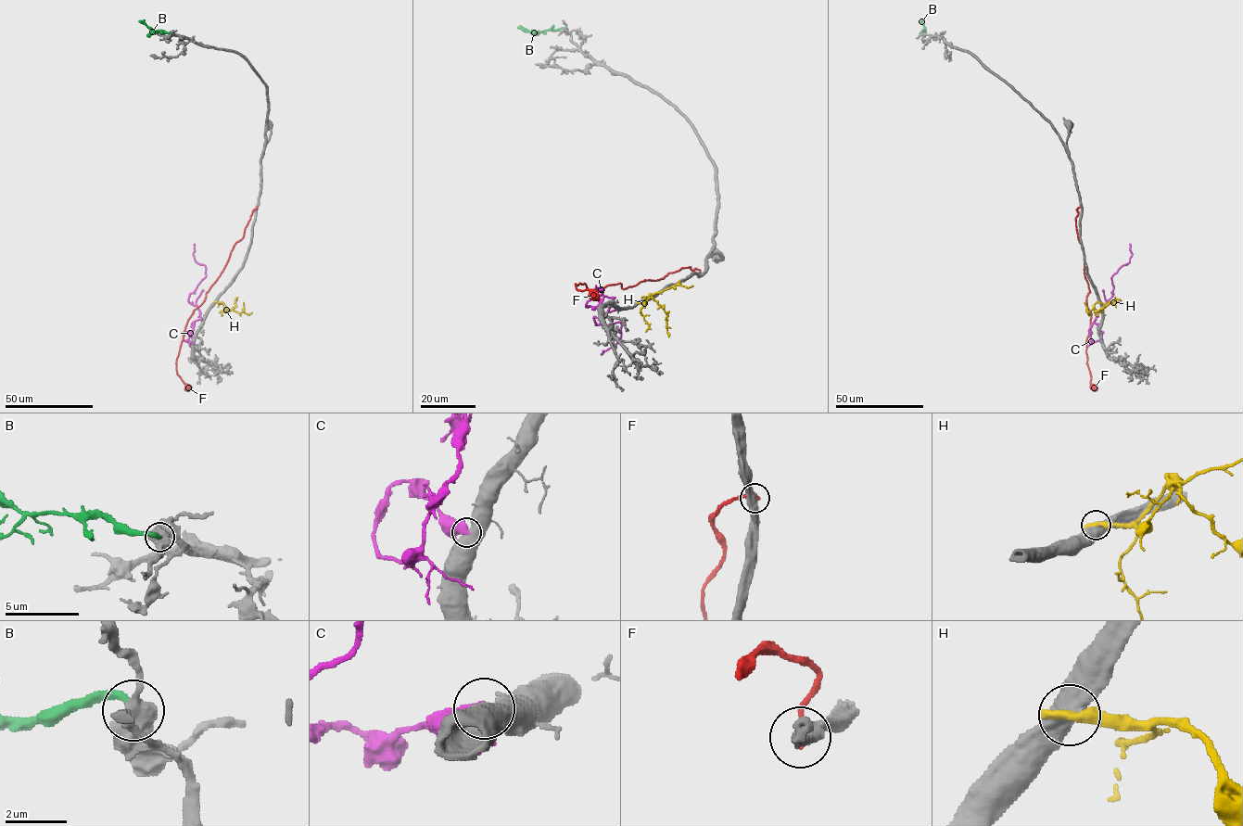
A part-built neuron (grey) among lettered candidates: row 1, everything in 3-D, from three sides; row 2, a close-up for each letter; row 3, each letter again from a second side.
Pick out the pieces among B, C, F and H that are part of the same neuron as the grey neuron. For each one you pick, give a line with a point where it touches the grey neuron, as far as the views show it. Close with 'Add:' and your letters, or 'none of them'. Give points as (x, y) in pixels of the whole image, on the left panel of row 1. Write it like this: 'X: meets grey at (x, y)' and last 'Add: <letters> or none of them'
B: meets grey at (170, 33)
Add: B

